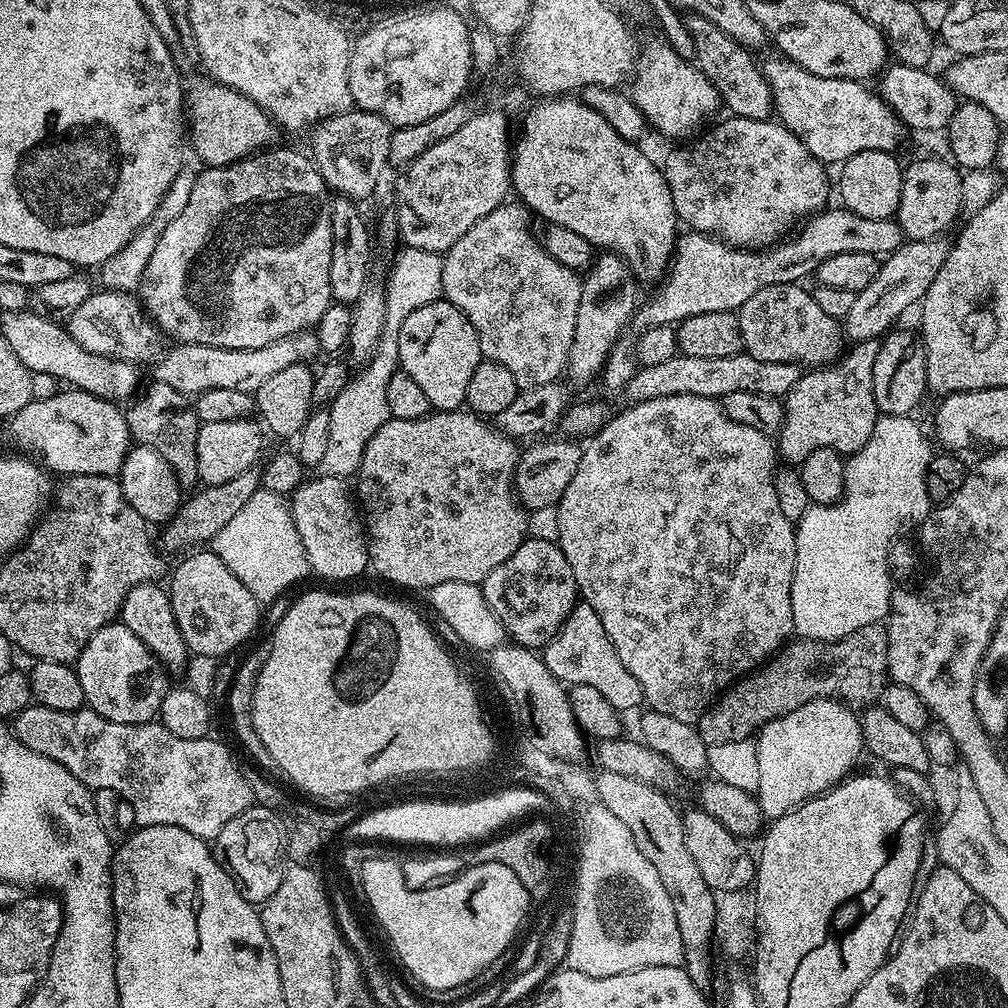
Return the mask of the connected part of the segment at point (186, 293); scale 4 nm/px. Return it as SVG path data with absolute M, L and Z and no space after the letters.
M269 147L267 150L261 150L251 156L244 157L243 160L237 160L234 164L218 166L217 168L205 167L204 173L201 171L194 182L194 191L190 194L190 202L186 202L186 207L182 209L182 214L174 218L162 230L158 238L158 246L154 246L154 255L151 256L146 270L142 274L142 280L138 289L138 299L151 323L160 329L165 337L173 336L173 341L181 344L201 344L202 346L218 346L219 348L229 348L230 350L254 350L262 346L270 346L270 342L278 342L280 338L292 336L296 332L303 332L311 329L326 314L326 310L334 303L332 291L330 290L330 258L332 257L332 201L333 193L330 191L327 182L322 178L319 168L316 167L311 155L295 152L292 148Z

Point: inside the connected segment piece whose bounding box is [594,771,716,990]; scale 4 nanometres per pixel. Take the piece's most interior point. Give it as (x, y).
(658, 827)

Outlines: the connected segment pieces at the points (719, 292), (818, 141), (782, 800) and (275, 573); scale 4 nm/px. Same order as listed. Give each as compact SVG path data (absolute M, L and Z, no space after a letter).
M829 206L815 216L807 217L798 231L797 236L789 235L783 242L763 250L734 248L707 232L685 231L685 236L683 233L677 239L676 251L656 301L639 305L635 323L640 323L641 329L659 324L676 326L694 314L736 312L758 289L803 281L803 276L811 277L816 267L834 254L870 254L883 258L898 250L906 240L895 219L862 218L862 214L854 214L843 206Z
M793 60L763 61L764 77L772 91L772 106L779 123L785 124L799 140L804 143L806 150L814 154L826 166L839 166L845 160L862 150L882 150L895 153L896 147L904 140L906 126L896 117L896 111L885 102L884 97L872 92L861 81L846 78L818 78L818 74L810 74Z
M811 700L805 704L793 707L790 714L771 720L761 727L755 737L758 750L758 793L760 810L769 821L785 816L800 805L820 796L829 788L836 787L853 771L860 752L865 751L864 735L860 729L860 716L851 707L838 700Z
M263 487L254 494L254 498L250 498L250 502L246 502L246 506L242 506L242 510L238 510L238 514L234 514L234 518L230 518L230 522L226 522L226 526L222 526L222 530L218 530L218 534L210 542L210 548L218 558L222 558L222 562L226 562L238 582L242 582L246 590L254 594L261 606L272 604L279 596L294 589L292 587L310 572L307 552L296 529L289 501Z

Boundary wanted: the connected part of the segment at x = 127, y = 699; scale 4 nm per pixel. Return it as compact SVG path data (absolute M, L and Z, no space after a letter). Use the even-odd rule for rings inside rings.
M113 622L98 630L80 651L74 667L78 682L82 682L85 705L110 722L147 724L155 721L162 698L170 687L170 676L164 665L123 622Z

